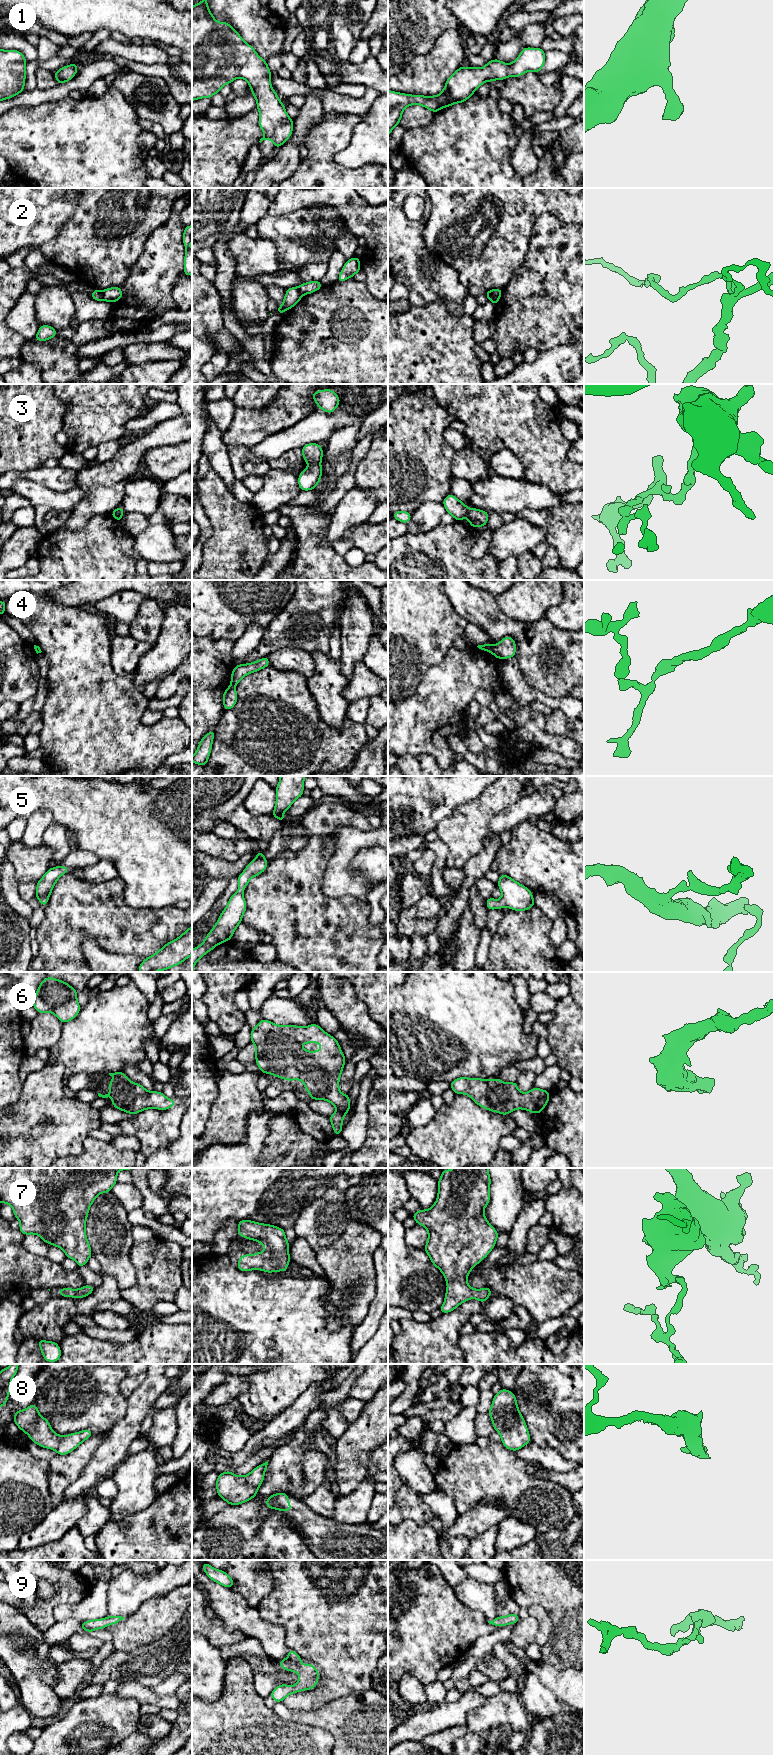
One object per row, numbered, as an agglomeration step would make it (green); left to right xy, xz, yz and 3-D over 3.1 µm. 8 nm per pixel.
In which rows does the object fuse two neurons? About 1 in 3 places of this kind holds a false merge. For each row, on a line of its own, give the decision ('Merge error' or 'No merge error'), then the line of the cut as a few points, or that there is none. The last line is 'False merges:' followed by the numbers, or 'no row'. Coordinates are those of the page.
1: No merge error. No split
2: Merge error. Split along xy (101, 291), (103, 299)
3: Merge error. Split along xz (320, 462), (310, 464)
4: Merge error. Split along yz (493, 646), (491, 651)
5: No merge error. No split
6: No merge error. No split
7: No merge error. No split
8: No merge error. No split
9: No merge error. No split
False merges: 2, 3, 4

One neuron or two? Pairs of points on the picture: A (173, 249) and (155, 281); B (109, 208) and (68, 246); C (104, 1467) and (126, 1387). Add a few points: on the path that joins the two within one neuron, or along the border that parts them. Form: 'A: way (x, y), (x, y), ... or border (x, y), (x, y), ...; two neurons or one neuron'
A: way (165, 257), (155, 273); one neuron
B: way (99, 218), (78, 239); one neuron
C: border (142, 1381), (126, 1398); two neurons

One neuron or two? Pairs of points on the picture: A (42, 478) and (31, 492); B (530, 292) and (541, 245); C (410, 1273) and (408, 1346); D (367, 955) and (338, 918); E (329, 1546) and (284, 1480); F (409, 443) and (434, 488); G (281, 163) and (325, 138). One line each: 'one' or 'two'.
A: two
B: one
C: two
D: one
E: two
F: one
G: two

